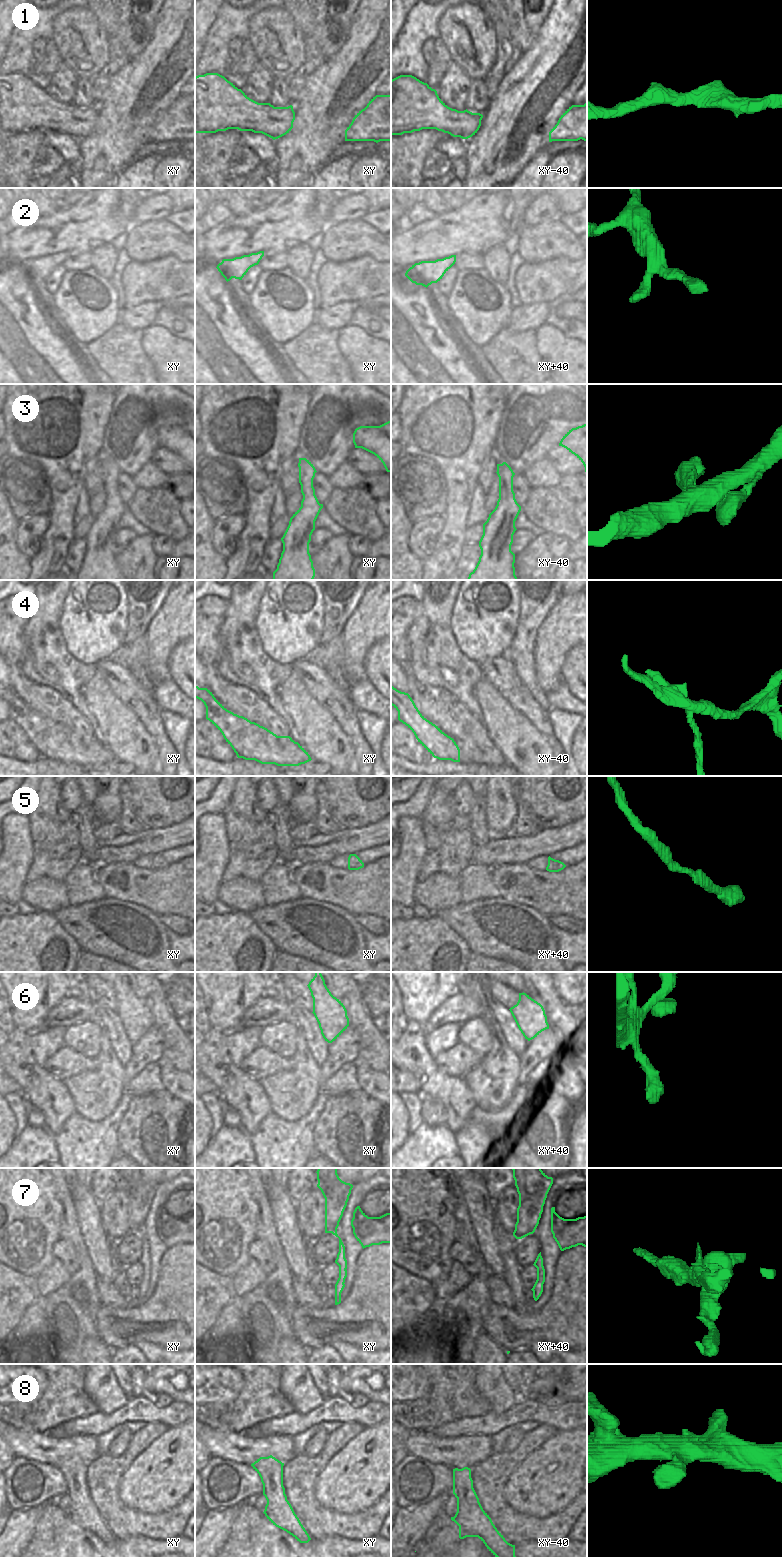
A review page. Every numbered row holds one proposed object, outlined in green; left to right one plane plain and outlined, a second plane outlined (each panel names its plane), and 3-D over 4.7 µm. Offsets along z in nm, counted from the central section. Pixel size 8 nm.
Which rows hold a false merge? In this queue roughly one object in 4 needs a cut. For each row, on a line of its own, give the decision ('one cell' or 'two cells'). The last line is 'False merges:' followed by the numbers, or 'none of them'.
1: one cell
2: one cell
3: one cell
4: two cells
5: one cell
6: one cell
7: two cells
8: one cell
False merges: 4, 7

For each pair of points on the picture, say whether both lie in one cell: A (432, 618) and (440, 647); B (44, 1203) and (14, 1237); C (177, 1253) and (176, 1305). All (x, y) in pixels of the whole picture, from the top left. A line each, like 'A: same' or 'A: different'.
A: same
B: same
C: same

